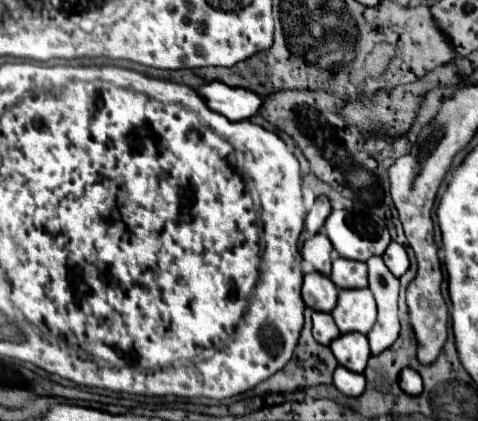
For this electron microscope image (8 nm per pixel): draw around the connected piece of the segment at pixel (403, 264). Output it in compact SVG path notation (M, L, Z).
M392 242L392 244L388 246L388 250L384 252L382 260L384 260L384 264L388 266L388 270L390 270L396 278L400 278L400 276L408 270L408 266L410 266L408 254L406 254L406 250L404 250L398 242Z

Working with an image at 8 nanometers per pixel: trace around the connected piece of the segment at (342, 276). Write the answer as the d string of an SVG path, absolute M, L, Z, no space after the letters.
M338 256L332 260L330 280L338 288L366 288L368 286L366 284L366 280L368 280L366 264Z

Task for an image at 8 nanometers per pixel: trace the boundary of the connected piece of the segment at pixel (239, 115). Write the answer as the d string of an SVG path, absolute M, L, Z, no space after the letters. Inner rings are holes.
M218 82L206 84L206 88L200 88L200 94L204 96L210 110L216 110L218 114L226 116L232 122L256 116L262 106L262 98L256 92L226 88L224 84Z

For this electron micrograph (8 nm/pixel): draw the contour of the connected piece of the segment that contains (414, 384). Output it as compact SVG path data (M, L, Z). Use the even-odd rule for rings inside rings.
M404 368L400 372L400 388L410 396L418 396L422 394L422 378L412 368Z

